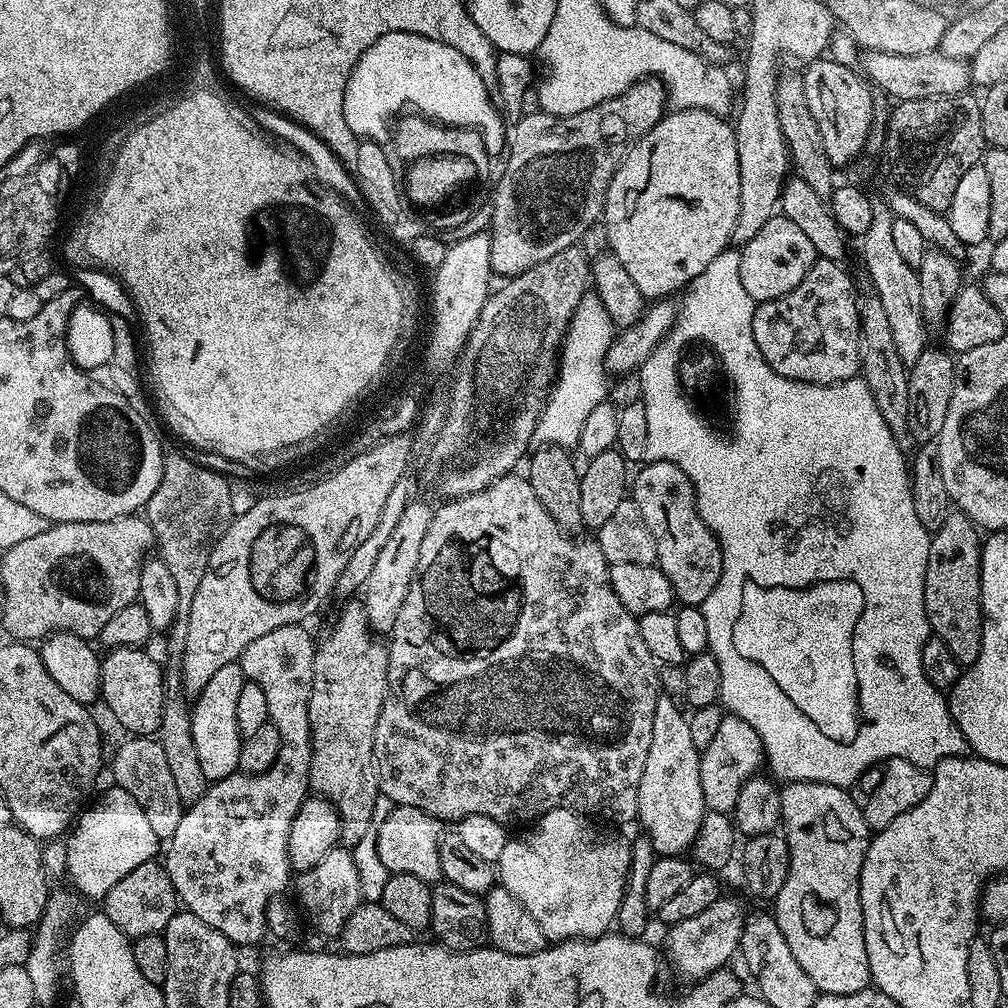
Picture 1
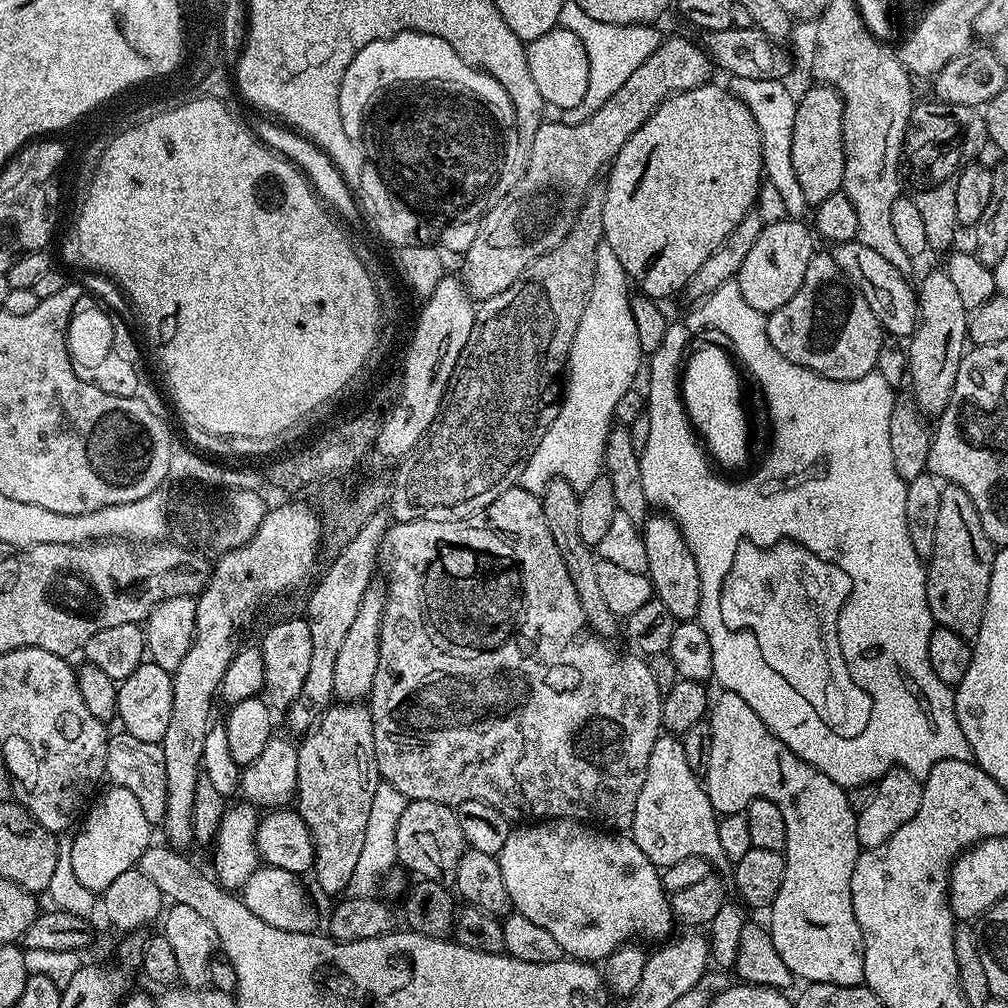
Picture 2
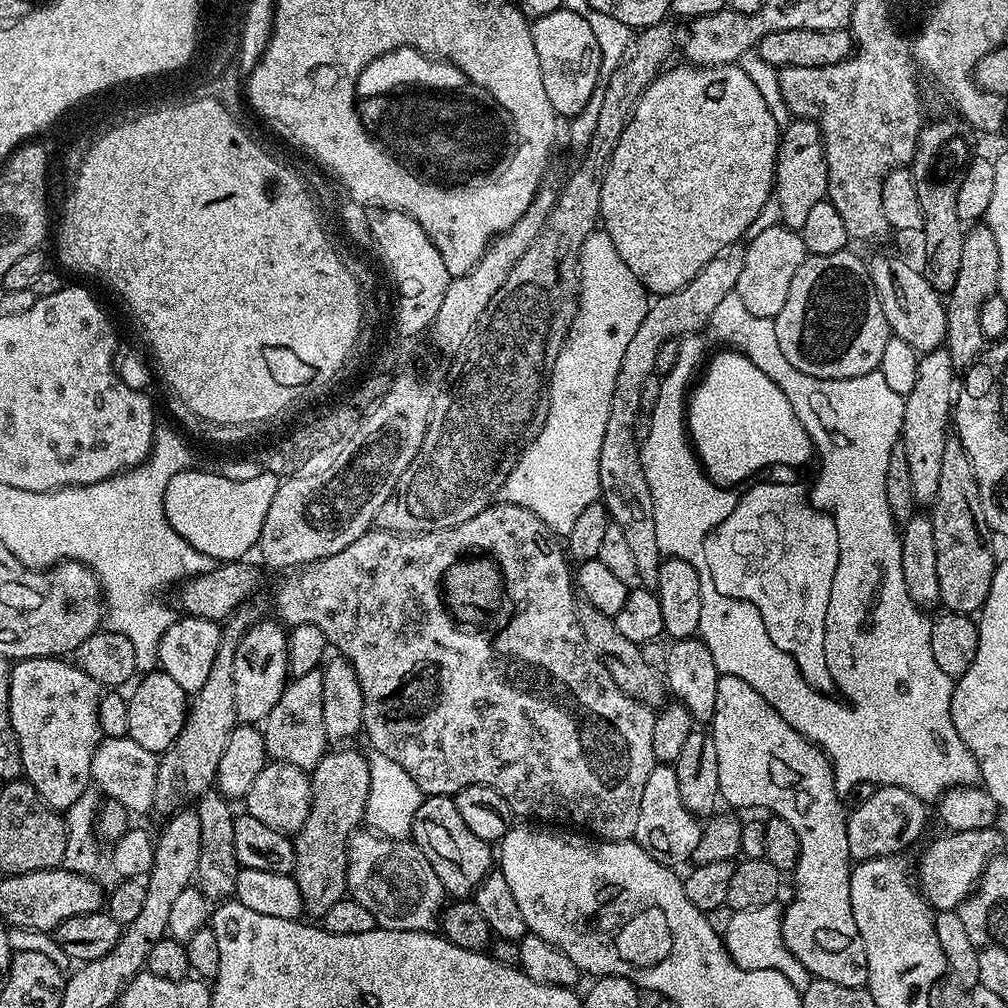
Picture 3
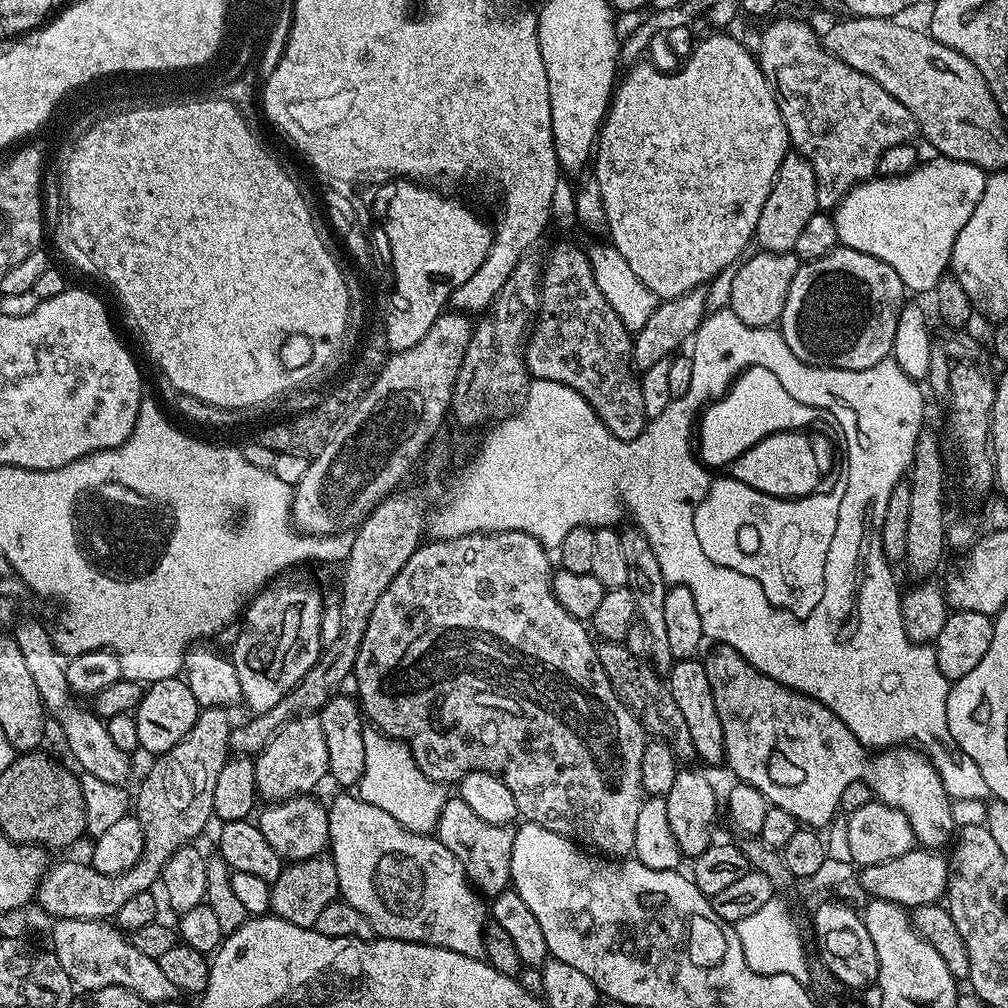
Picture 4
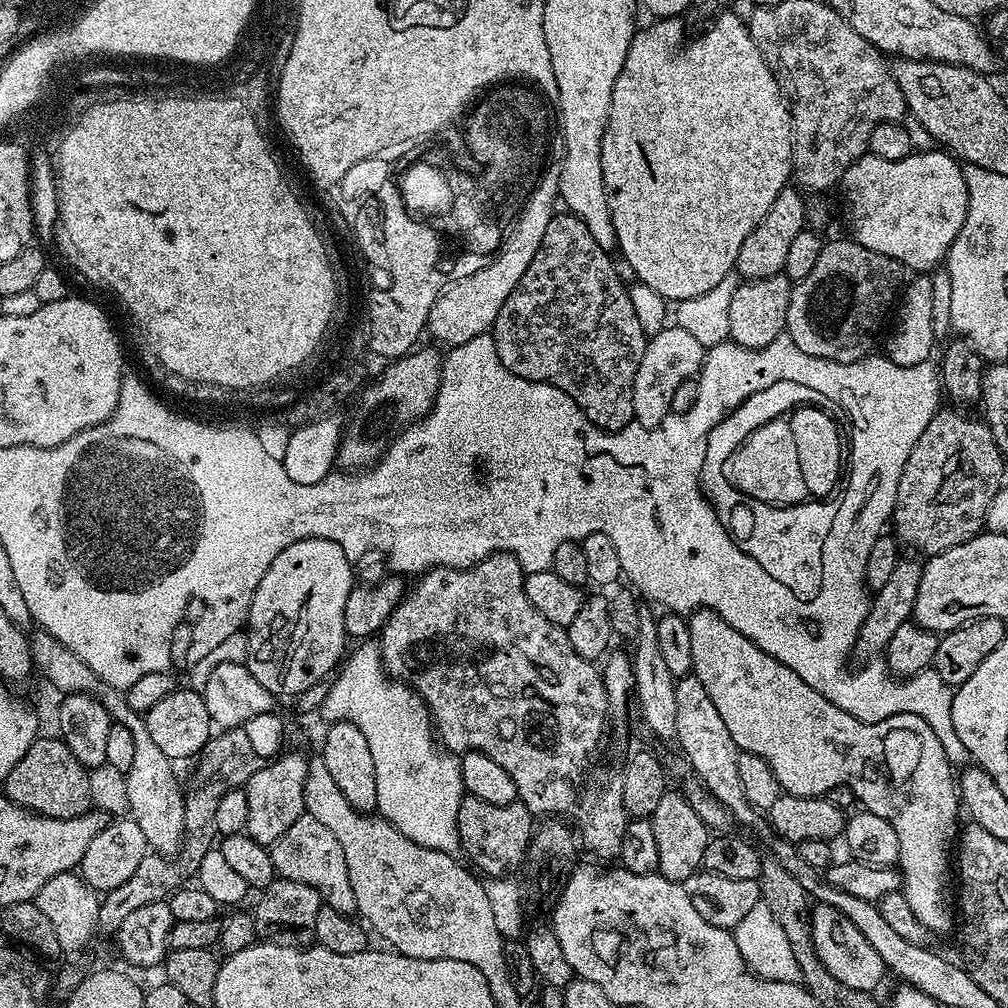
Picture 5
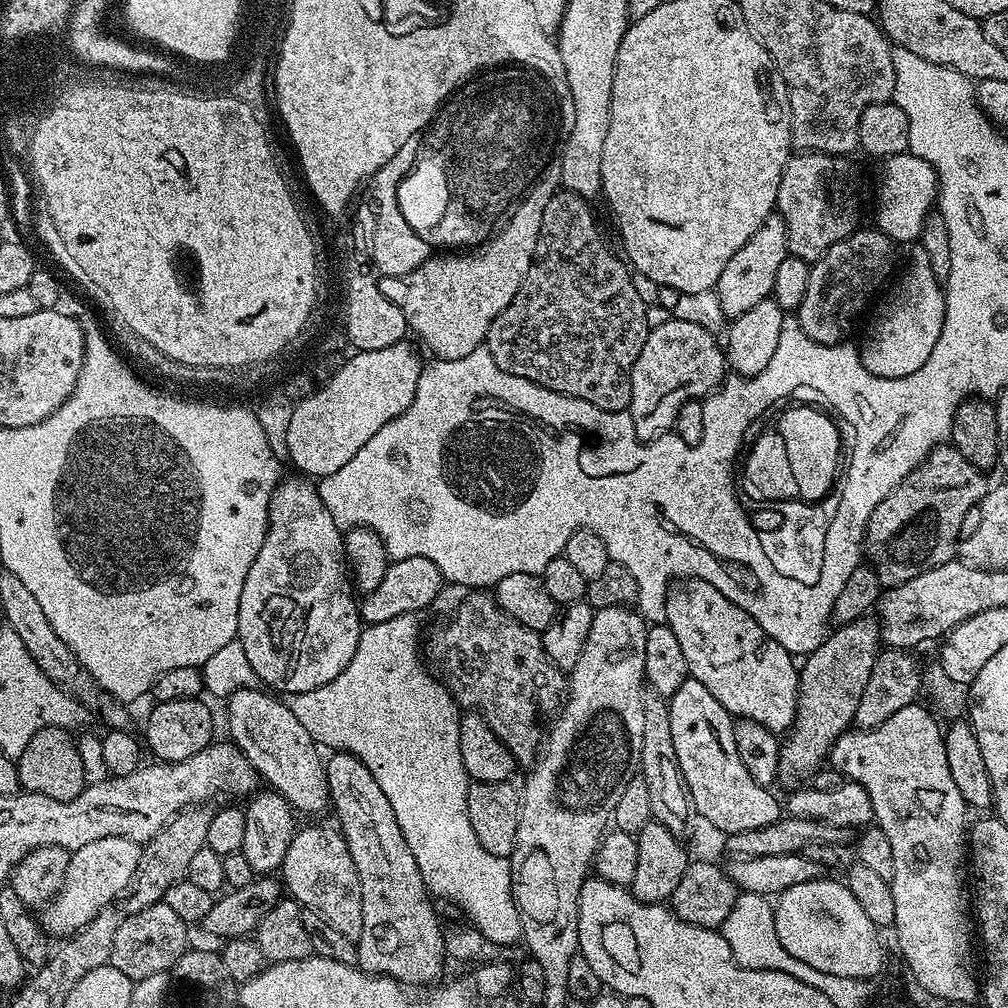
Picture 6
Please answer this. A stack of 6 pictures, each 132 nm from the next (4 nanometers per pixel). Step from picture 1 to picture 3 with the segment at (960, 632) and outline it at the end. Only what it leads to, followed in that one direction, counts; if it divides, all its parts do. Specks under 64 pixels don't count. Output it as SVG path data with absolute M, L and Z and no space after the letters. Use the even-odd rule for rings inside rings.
M949 438L946 442L938 494L930 506L930 515L934 526L934 547L938 549L940 604L950 612L979 613L990 594L998 556L992 553L992 544L988 541L990 529L982 514L982 498L978 494L974 466L959 439Z

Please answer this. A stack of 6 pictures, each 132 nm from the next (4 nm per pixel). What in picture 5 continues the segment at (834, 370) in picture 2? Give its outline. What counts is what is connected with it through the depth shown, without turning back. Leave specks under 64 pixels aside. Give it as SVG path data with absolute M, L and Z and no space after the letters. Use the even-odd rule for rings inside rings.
M829 239L822 254L818 254L818 262L814 262L814 270L793 283L786 335L798 350L814 358L847 364L861 360L873 351L876 331L901 291L900 272L899 262L886 254L866 250L854 239Z

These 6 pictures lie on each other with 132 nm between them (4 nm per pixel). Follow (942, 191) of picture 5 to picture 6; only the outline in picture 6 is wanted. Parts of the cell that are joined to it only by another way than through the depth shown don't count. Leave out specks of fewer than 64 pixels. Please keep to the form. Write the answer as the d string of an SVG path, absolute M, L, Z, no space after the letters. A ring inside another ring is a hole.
M906 151L897 156L889 156L883 161L880 172L880 197L876 200L875 227L893 240L919 241L920 231L926 218L933 211L938 200L936 172L922 158Z

